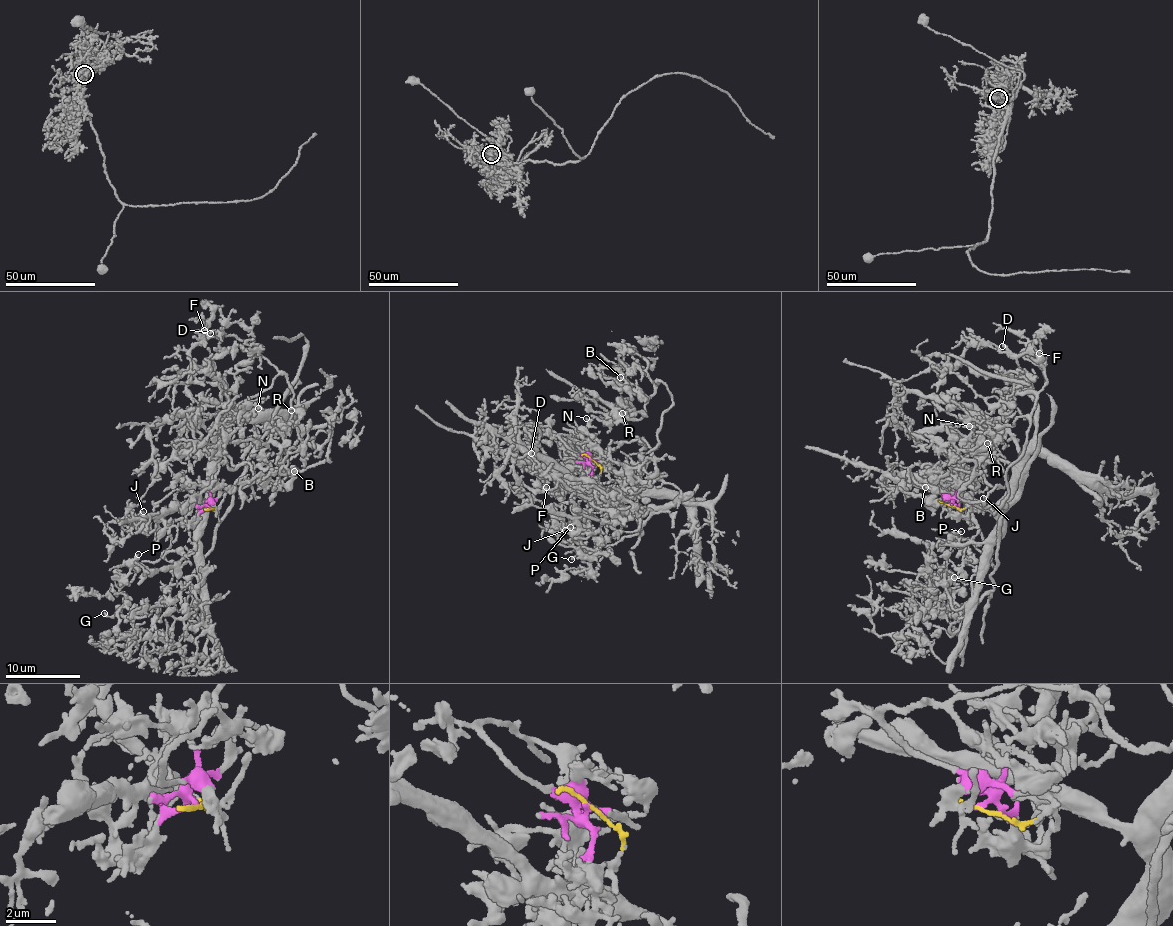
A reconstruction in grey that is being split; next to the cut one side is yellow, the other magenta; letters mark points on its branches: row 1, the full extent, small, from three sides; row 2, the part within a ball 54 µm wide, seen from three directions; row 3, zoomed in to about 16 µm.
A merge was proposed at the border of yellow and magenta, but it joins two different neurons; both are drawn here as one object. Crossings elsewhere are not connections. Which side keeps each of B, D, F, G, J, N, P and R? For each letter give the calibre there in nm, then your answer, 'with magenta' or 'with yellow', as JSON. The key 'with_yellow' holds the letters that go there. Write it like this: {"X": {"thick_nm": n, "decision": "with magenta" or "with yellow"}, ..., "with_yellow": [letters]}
{"B": {"thick_nm": 200, "decision": "with magenta"}, "D": {"thick_nm": 200, "decision": "with magenta"}, "F": {"thick_nm": 220, "decision": "with magenta"}, "G": {"thick_nm": 170, "decision": "with magenta"}, "J": {"thick_nm": 170, "decision": "with magenta"}, "N": {"thick_nm": 240, "decision": "with magenta"}, "P": {"thick_nm": 190, "decision": "with magenta"}, "R": {"thick_nm": 170, "decision": "with magenta"}, "with_yellow": []}

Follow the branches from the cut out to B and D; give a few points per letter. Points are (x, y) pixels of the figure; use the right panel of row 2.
B: (948, 504), (941, 474), (998, 486), (994, 513), (958, 495), (980, 471), (948, 501), (924, 486)
D: (948, 504), (956, 492), (941, 474), (973, 469), (998, 486), (994, 511), (1027, 441), (1042, 361), (1002, 346)

